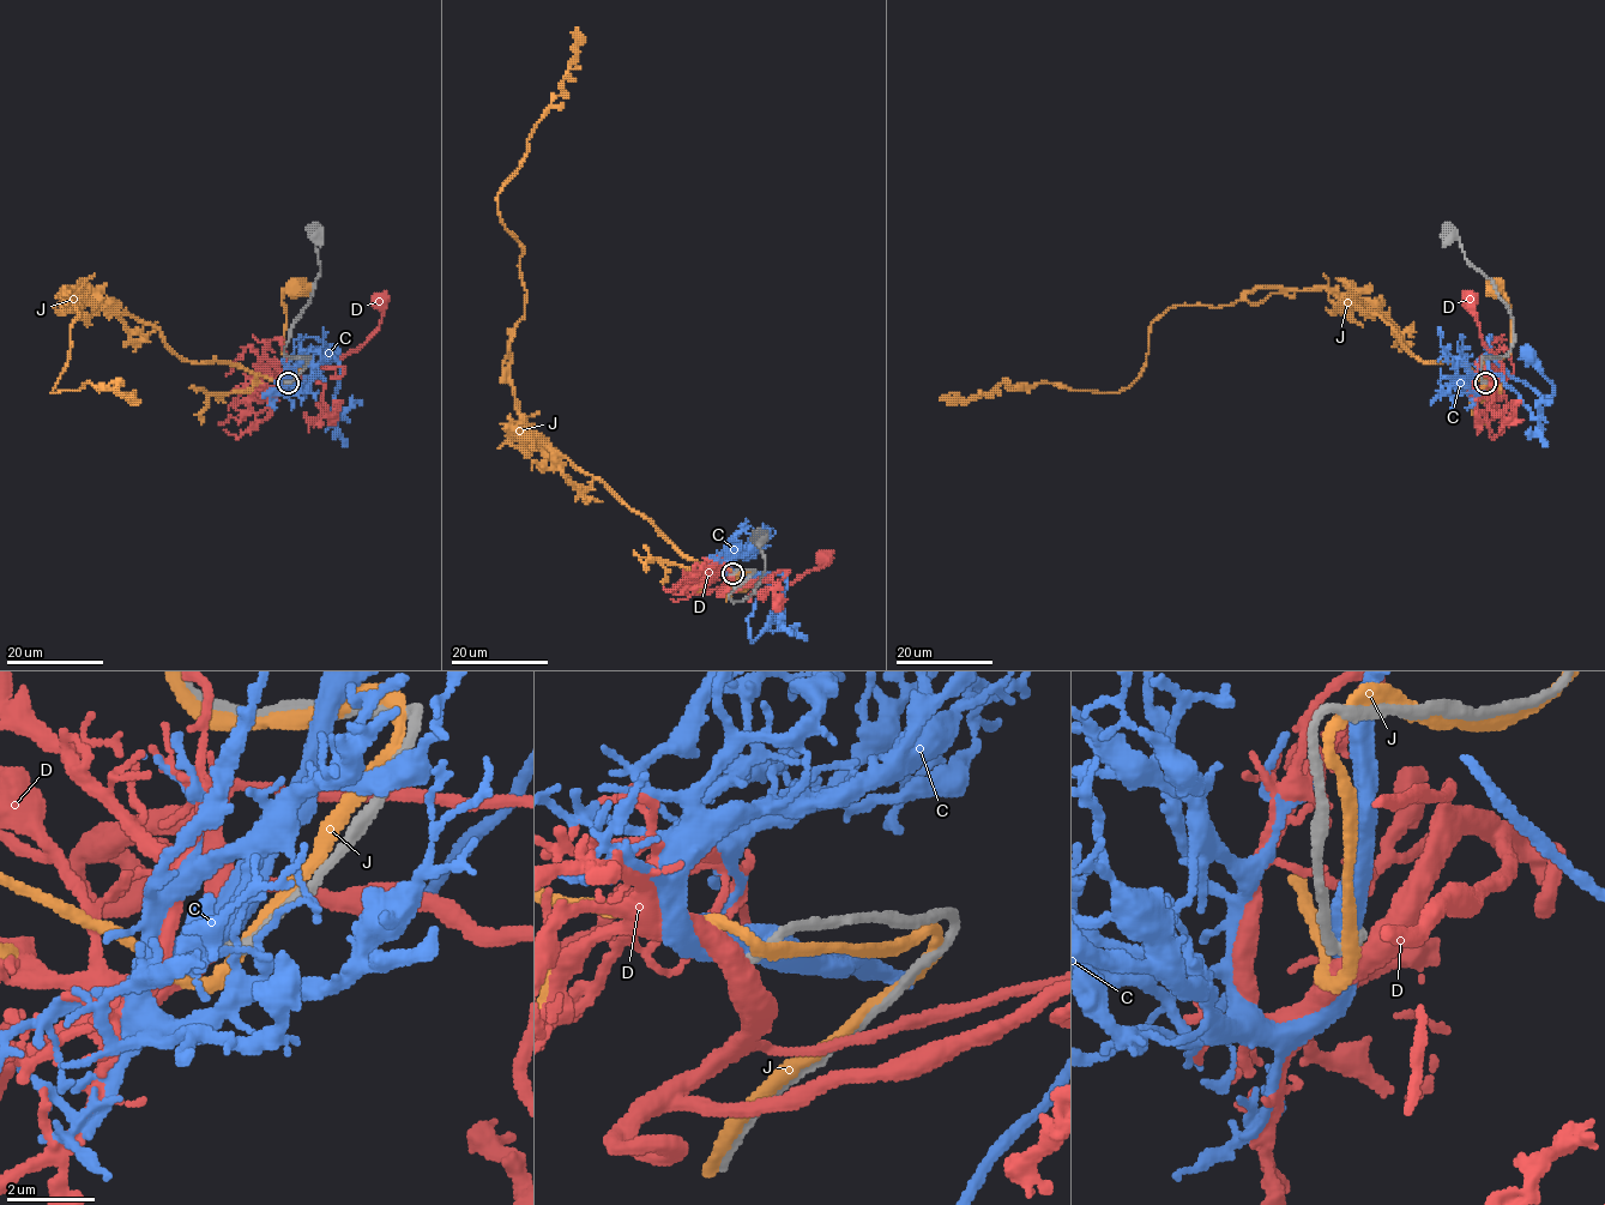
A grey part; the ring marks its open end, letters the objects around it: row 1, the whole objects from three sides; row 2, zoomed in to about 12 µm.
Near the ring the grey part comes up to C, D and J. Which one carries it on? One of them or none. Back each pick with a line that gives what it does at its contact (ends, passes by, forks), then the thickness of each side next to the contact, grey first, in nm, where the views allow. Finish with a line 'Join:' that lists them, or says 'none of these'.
Join: none of these

